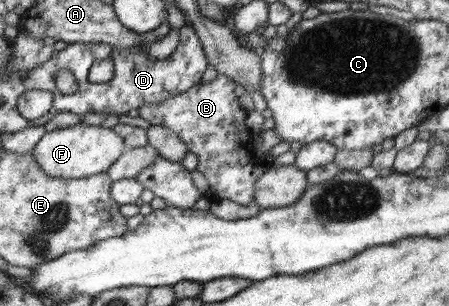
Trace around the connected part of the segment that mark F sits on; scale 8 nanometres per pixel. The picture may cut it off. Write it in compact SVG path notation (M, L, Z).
M78 124L46 132L33 147L39 168L50 178L78 180L106 172L123 155L123 139L110 127Z

